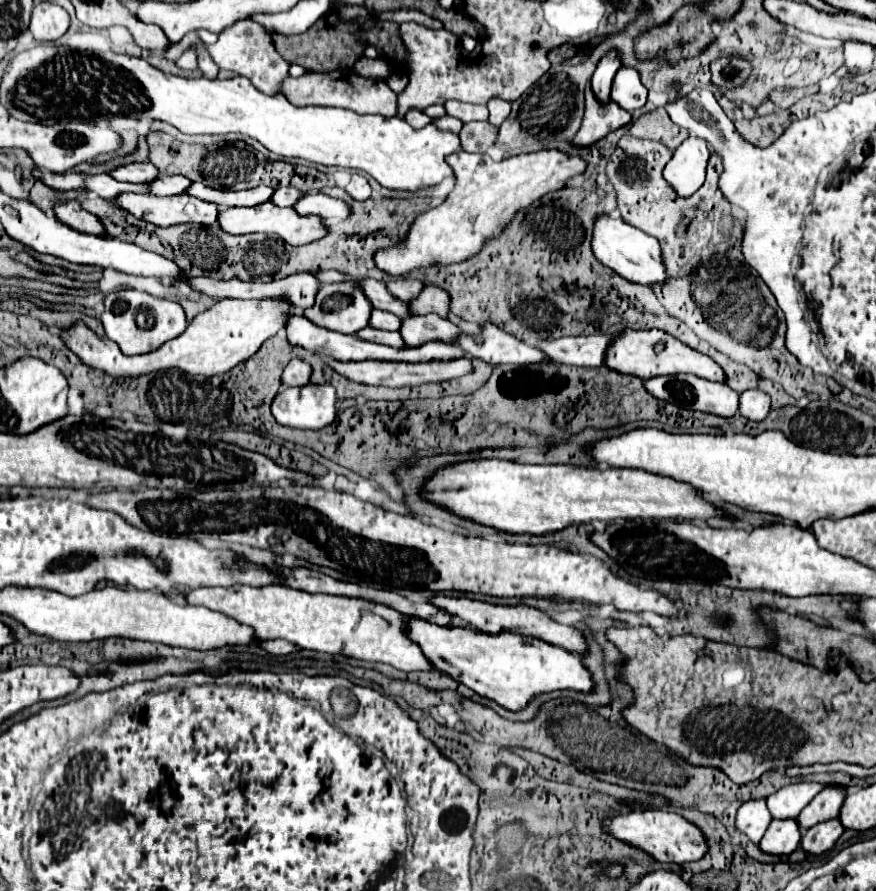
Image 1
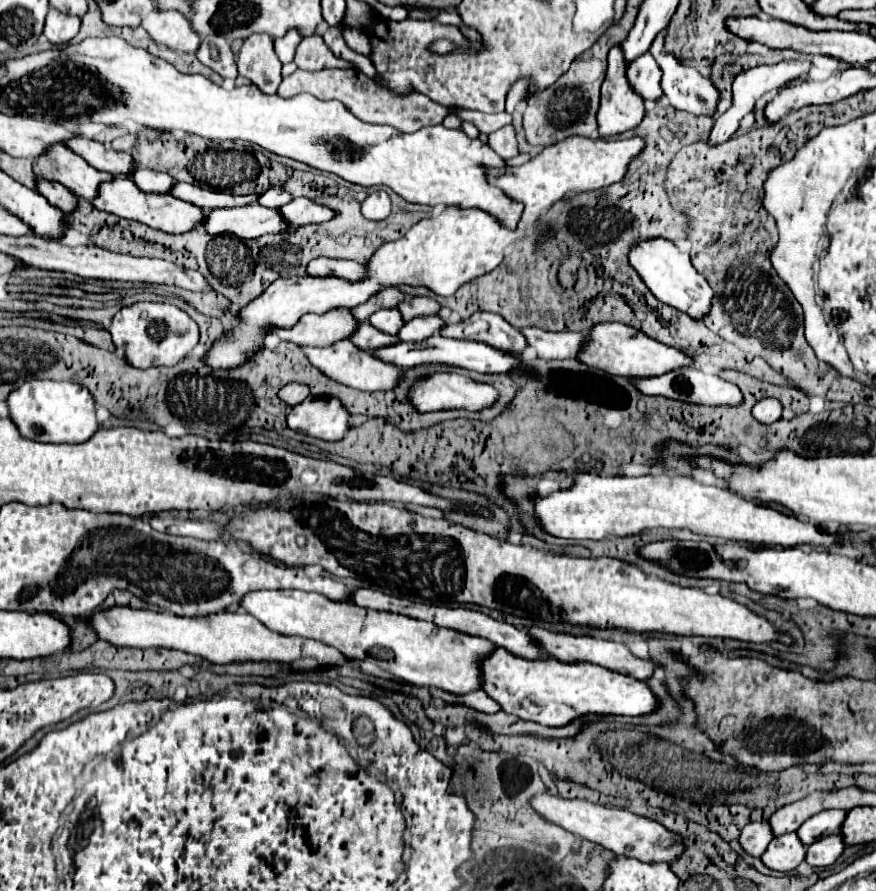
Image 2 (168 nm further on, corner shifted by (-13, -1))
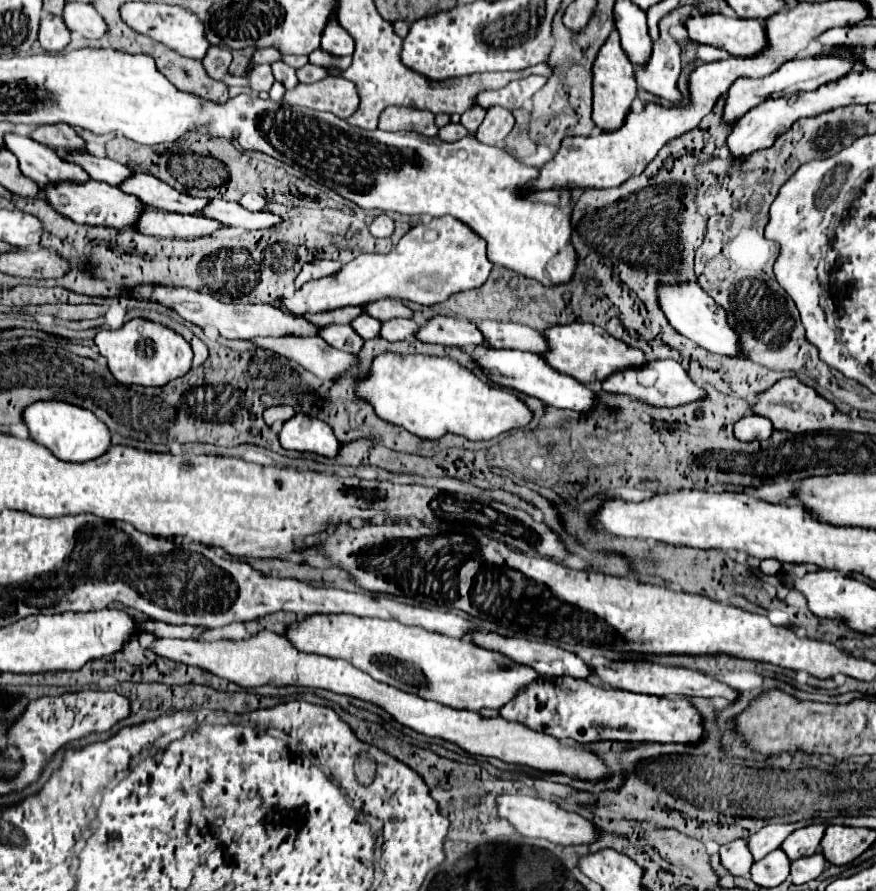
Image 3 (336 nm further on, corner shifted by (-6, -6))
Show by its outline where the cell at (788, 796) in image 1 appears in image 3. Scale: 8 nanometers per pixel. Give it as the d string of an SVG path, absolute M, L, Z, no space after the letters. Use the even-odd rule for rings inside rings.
M806 820L792 822L792 824L768 824L762 830L758 830L756 834L752 834L748 838L748 844L750 844L750 852L752 852L754 860L760 860L768 852L780 848L780 844L786 840L786 836L790 836L794 830L802 828L804 824L806 824Z

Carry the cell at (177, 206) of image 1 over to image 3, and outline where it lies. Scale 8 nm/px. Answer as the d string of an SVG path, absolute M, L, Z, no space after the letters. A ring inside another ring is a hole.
M88 180L86 184L60 184L58 188L46 188L48 202L64 216L78 224L92 224L92 226L112 226L112 228L136 228L144 204L122 192L120 188L110 188L110 184L102 184L98 180Z

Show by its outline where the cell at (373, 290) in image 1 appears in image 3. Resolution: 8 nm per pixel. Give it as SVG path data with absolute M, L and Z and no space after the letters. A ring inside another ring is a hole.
M312 260L312 262L308 262L308 264L302 266L302 270L300 270L298 278L296 278L296 288L300 288L308 280L330 276L330 274L338 272L340 268L342 268L342 264L334 262L334 260Z

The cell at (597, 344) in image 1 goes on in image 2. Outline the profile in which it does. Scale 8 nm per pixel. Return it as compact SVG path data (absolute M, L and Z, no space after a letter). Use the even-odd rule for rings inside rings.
M523 327L519 329L525 335L529 347L537 351L537 357L543 361L553 359L575 359L585 343L585 335L573 331L543 331L537 327Z

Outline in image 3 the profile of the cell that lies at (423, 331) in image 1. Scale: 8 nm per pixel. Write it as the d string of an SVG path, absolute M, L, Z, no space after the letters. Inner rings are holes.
M400 318L400 320L388 320L382 324L382 338L390 340L390 342L396 342L396 340L410 340L416 336L418 332L418 324L414 320L406 320L406 318Z

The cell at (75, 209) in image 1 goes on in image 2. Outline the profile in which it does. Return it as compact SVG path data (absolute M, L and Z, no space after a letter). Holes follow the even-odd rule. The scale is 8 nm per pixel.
M37 179L37 191L41 195L45 195L45 199L49 203L53 203L55 207L61 207L61 211L73 211L77 199L71 195L71 191L67 187L63 187L61 183L53 183L53 181L45 181L45 179Z

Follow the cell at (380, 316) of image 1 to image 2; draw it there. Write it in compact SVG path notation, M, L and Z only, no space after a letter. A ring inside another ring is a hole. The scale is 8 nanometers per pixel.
M381 309L381 311L375 311L371 317L369 317L369 323L387 333L387 335L397 335L399 329L403 327L403 319L401 319L401 313L397 309Z

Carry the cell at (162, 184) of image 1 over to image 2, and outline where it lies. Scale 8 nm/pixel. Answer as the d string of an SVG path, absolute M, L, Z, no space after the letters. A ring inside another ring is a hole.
M137 167L133 171L131 179L145 193L169 193L171 187L175 185L175 181L169 175L153 171L153 169L141 169L141 167Z

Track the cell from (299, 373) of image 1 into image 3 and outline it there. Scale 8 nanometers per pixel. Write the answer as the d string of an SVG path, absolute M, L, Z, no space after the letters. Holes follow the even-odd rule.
M270 406L270 408L266 408L266 412L264 412L264 420L266 420L266 424L270 424L270 426L278 432L278 428L280 428L286 420L290 420L294 414L296 414L296 410L294 410L292 406Z

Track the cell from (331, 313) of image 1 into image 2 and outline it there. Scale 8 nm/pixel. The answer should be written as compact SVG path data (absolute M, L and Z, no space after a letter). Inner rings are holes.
M333 309L323 315L303 315L297 325L291 329L271 327L269 333L279 335L283 341L291 341L295 345L311 345L311 347L327 347L335 341L349 339L357 321L349 313L349 309Z

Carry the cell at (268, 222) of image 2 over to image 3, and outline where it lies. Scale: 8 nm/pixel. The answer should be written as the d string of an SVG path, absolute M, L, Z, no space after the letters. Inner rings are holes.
M146 208L146 212L142 212L142 220L138 220L136 230L160 238L198 238L210 236L220 228L224 228L222 222L200 214L174 214Z

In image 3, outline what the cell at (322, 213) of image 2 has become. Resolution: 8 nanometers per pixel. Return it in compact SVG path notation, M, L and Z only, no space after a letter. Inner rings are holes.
M220 198L210 200L210 204L202 210L202 214L208 216L208 218L214 218L214 220L226 224L226 226L248 228L248 230L274 228L274 226L282 224L282 218L268 212L268 210L248 212L238 202L228 202L228 200L220 200Z

